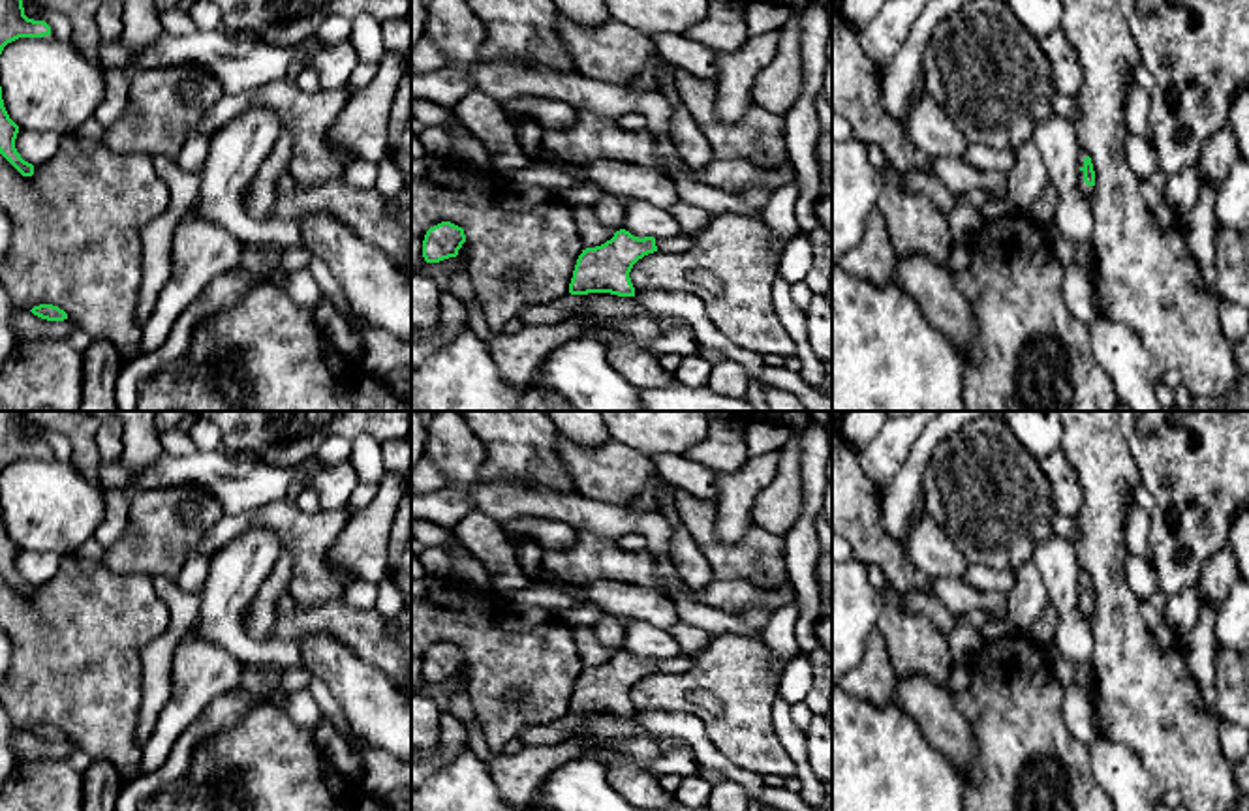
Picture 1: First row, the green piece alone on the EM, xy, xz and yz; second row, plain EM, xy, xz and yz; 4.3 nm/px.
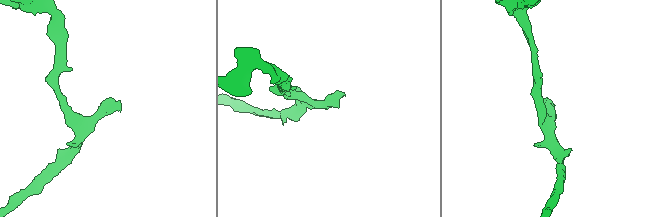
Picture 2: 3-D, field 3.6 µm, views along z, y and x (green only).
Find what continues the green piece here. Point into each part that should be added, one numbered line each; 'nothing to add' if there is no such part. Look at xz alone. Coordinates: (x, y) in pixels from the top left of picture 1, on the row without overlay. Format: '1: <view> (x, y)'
1: xz (684, 661)

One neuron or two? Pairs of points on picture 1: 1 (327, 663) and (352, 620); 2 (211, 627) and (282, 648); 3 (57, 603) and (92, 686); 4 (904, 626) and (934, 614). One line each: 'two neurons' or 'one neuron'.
1: two neurons
2: one neuron
3: one neuron
4: two neurons

